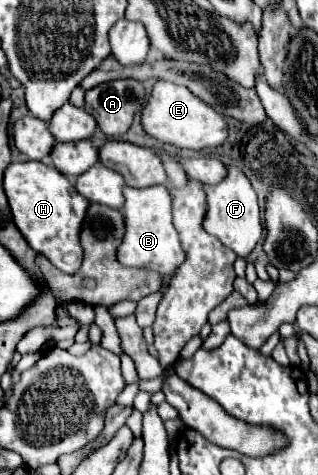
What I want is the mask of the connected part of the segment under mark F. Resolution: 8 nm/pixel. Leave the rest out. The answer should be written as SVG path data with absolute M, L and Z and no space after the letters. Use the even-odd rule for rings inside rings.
M228 166L228 174L218 184L202 184L206 194L206 216L204 216L204 230L216 236L224 246L234 250L240 258L246 258L252 248L258 244L262 236L262 222L260 222L260 206L256 192L242 170L236 166Z

